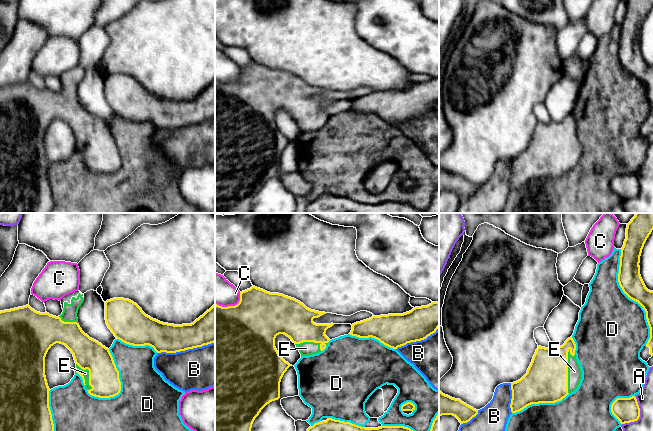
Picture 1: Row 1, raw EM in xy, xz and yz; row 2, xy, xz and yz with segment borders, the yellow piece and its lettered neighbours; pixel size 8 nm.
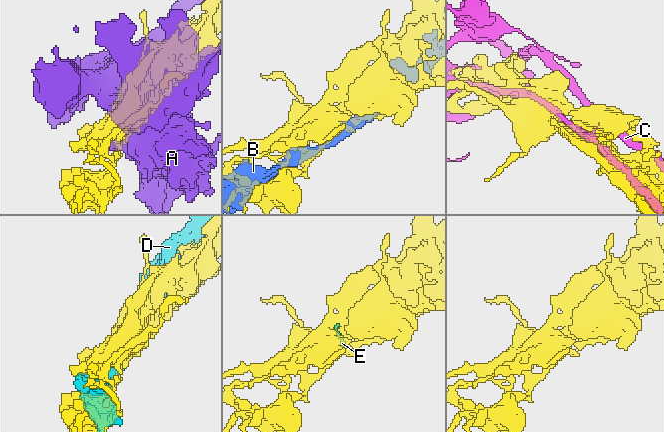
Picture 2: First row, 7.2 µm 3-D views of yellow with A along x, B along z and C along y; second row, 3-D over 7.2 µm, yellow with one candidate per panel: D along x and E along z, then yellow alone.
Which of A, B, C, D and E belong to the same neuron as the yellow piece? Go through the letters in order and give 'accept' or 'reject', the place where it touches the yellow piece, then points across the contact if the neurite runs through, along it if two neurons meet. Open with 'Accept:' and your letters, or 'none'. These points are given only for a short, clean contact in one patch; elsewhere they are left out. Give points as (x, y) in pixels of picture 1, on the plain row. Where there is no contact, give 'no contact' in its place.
Accept: E
A: reject; meets yellow in yz at (639, 191)
B: reject; meets yellow in xy at (185, 125)
C: reject; meets yellow in xz at (231, 82)
D: reject; meets yellow in yz at (631, 74)
E: accept; meets yellow in yz at (567, 147)

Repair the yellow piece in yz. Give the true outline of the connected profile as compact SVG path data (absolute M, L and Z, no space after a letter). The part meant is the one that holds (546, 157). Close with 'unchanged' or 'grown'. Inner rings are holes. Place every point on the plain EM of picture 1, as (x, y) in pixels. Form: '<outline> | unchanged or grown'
M572 113L562 122L538 122L527 149L511 159L511 188L531 180L555 179L574 168L582 155Z | grown

